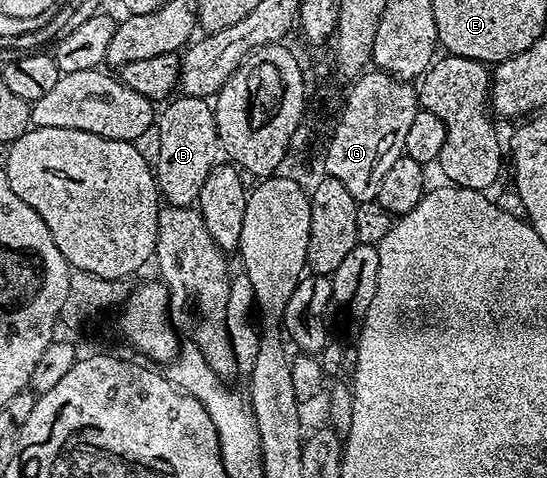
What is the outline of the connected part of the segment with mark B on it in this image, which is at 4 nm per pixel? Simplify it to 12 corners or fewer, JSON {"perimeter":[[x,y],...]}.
{"perimeter":[[208,100],[157,115],[155,184],[170,206],[198,204],[221,159]]}

